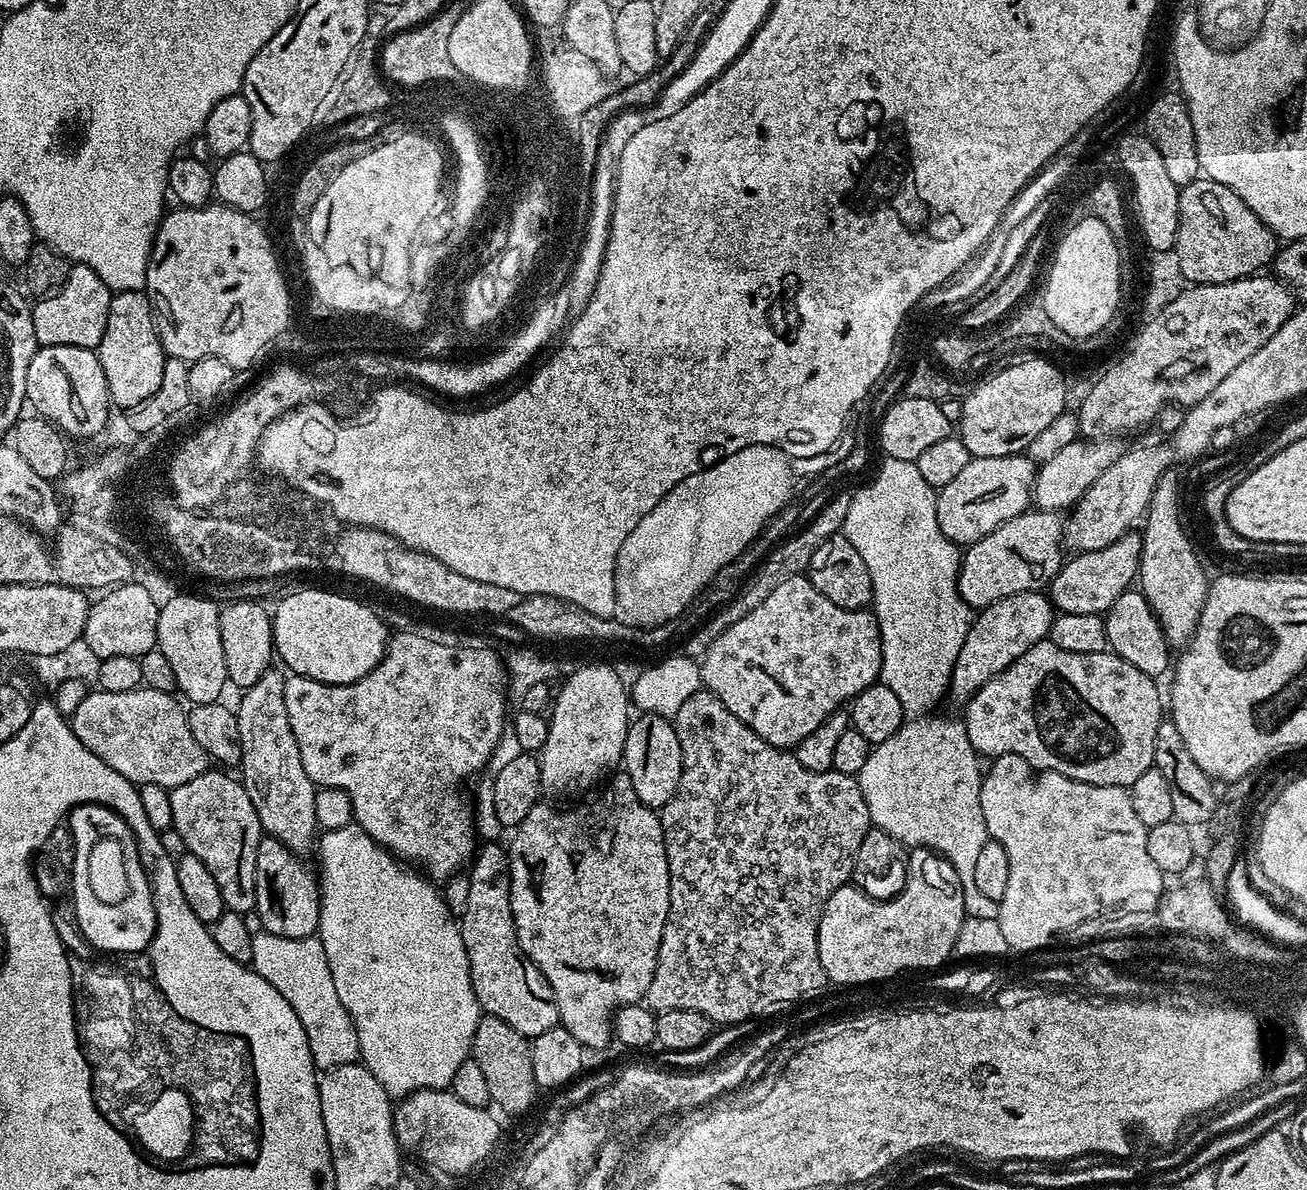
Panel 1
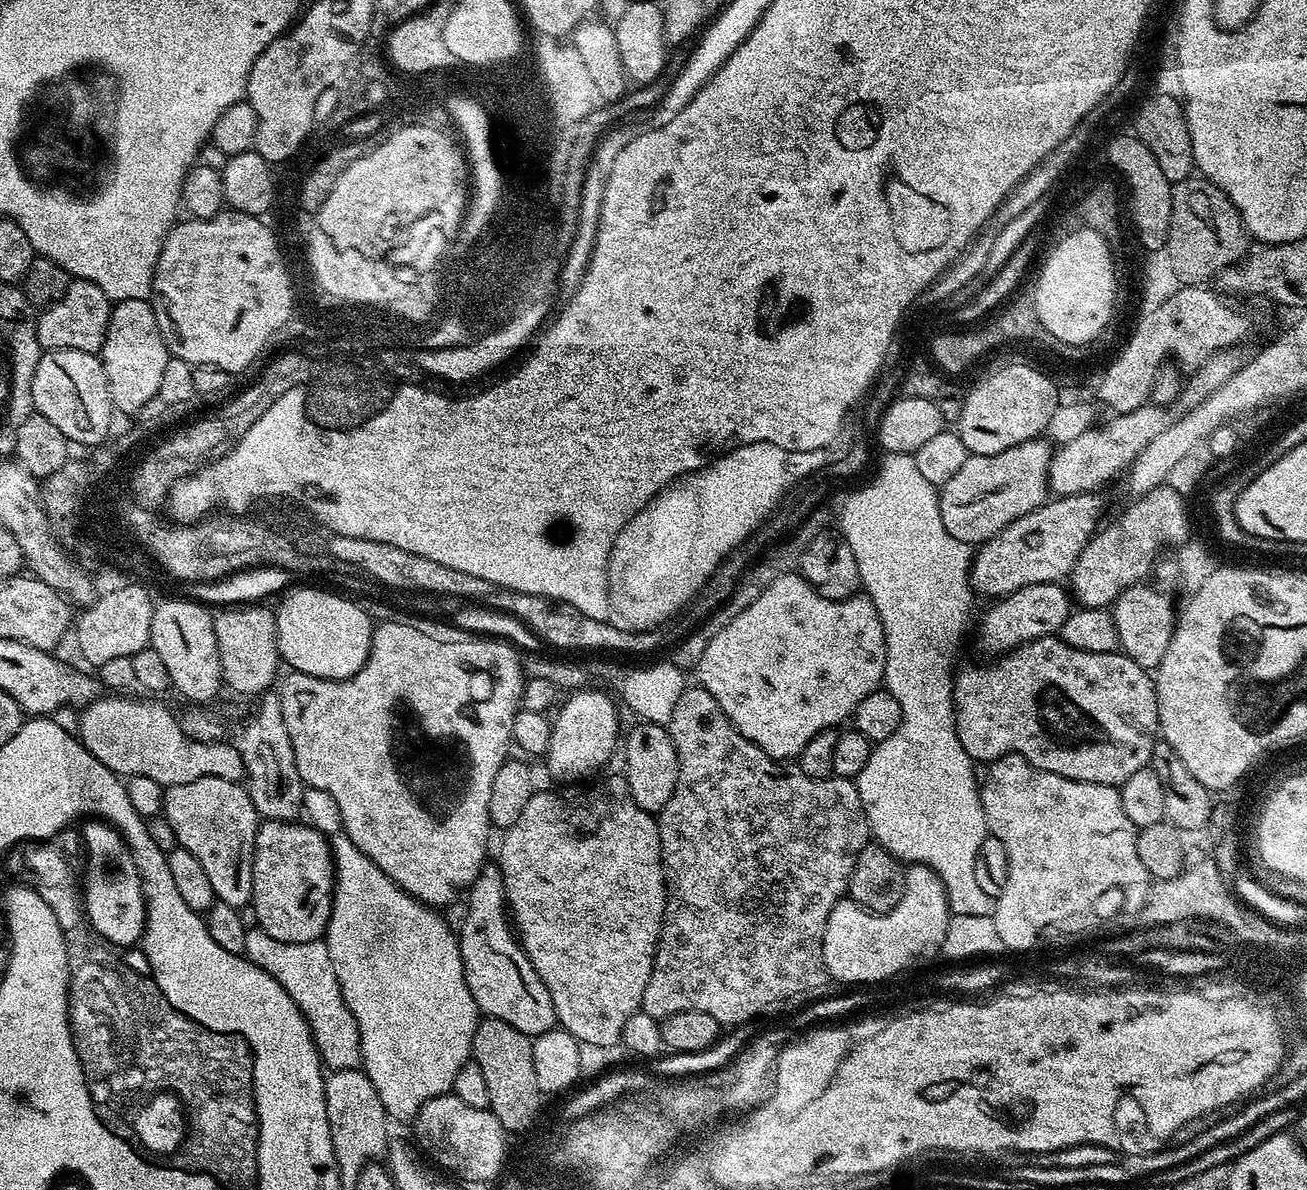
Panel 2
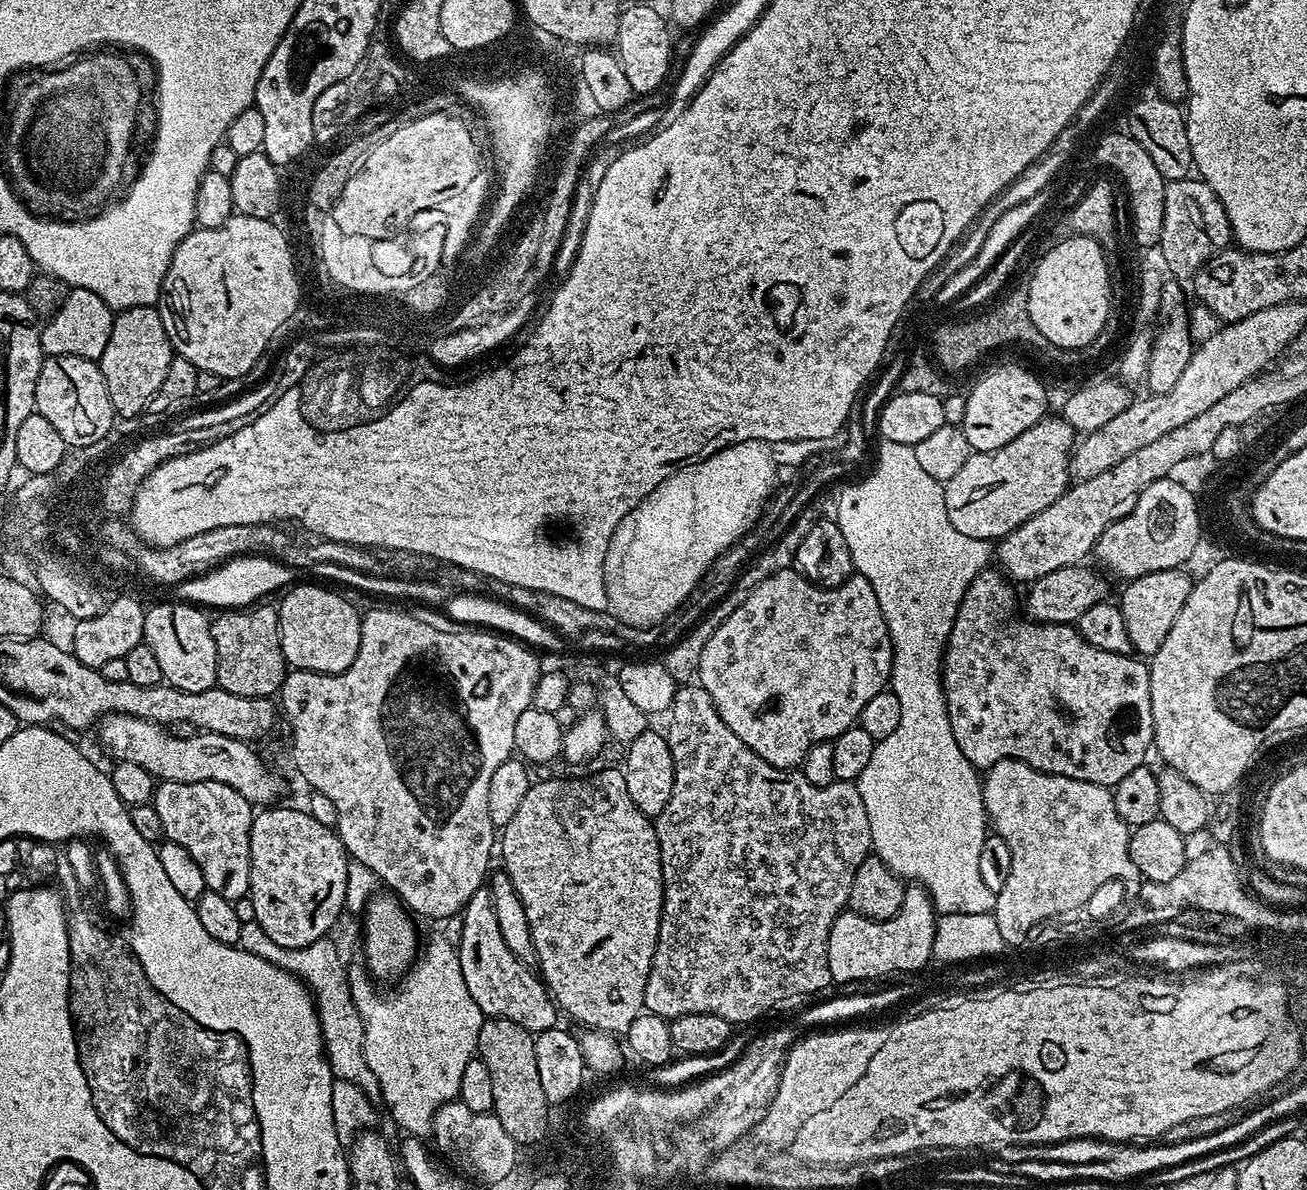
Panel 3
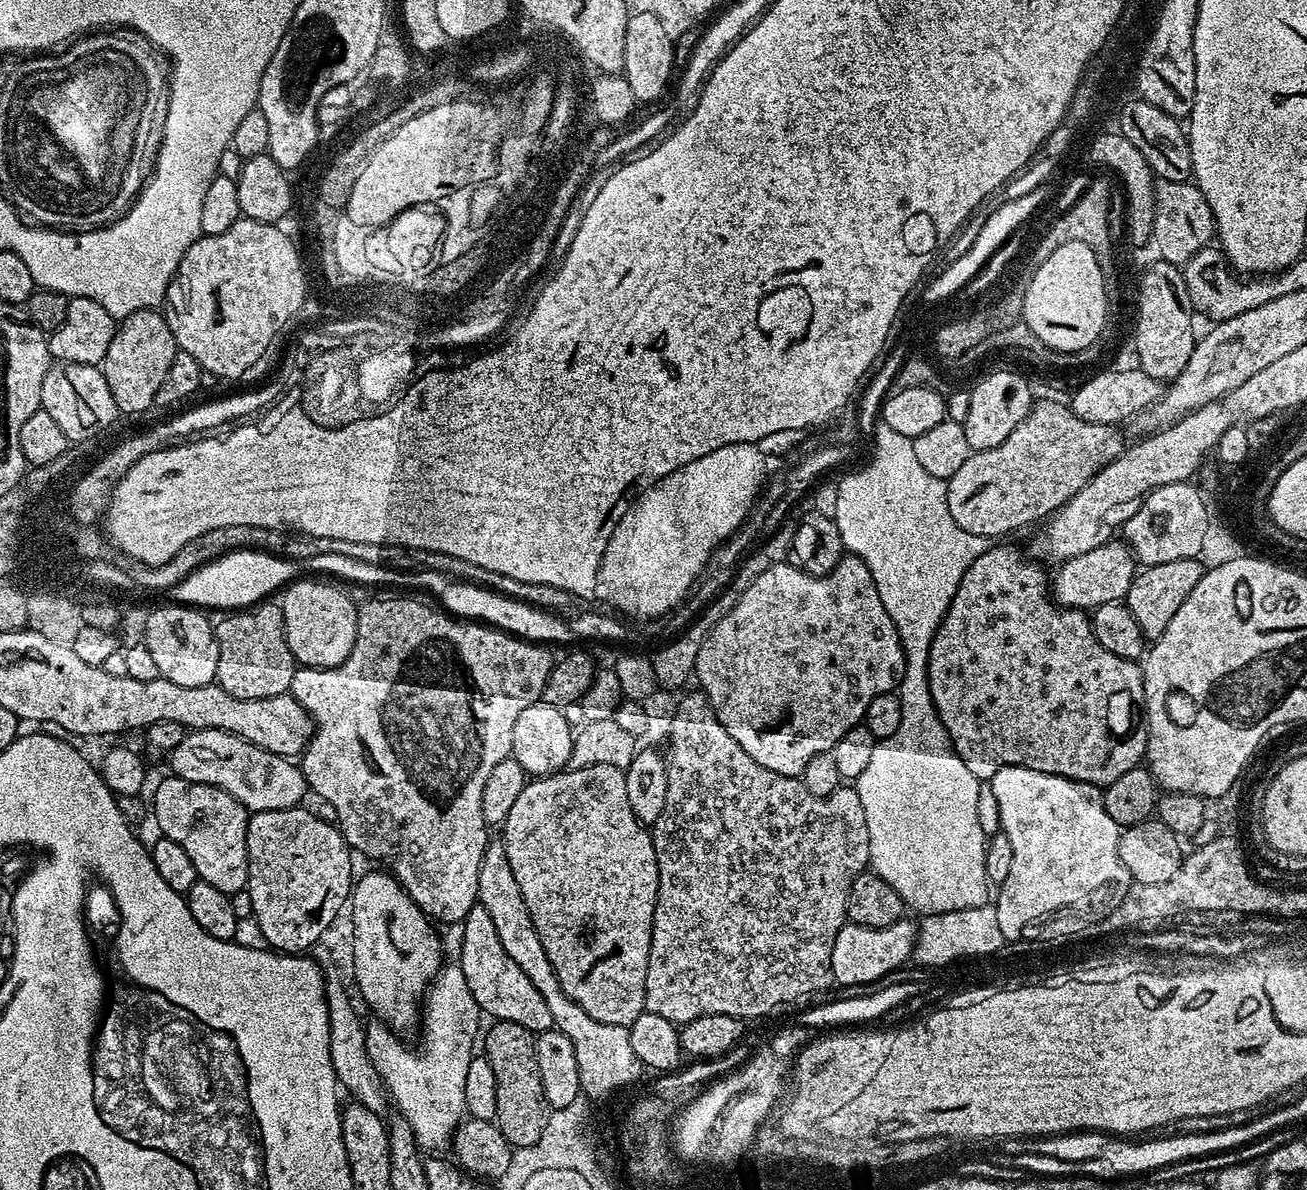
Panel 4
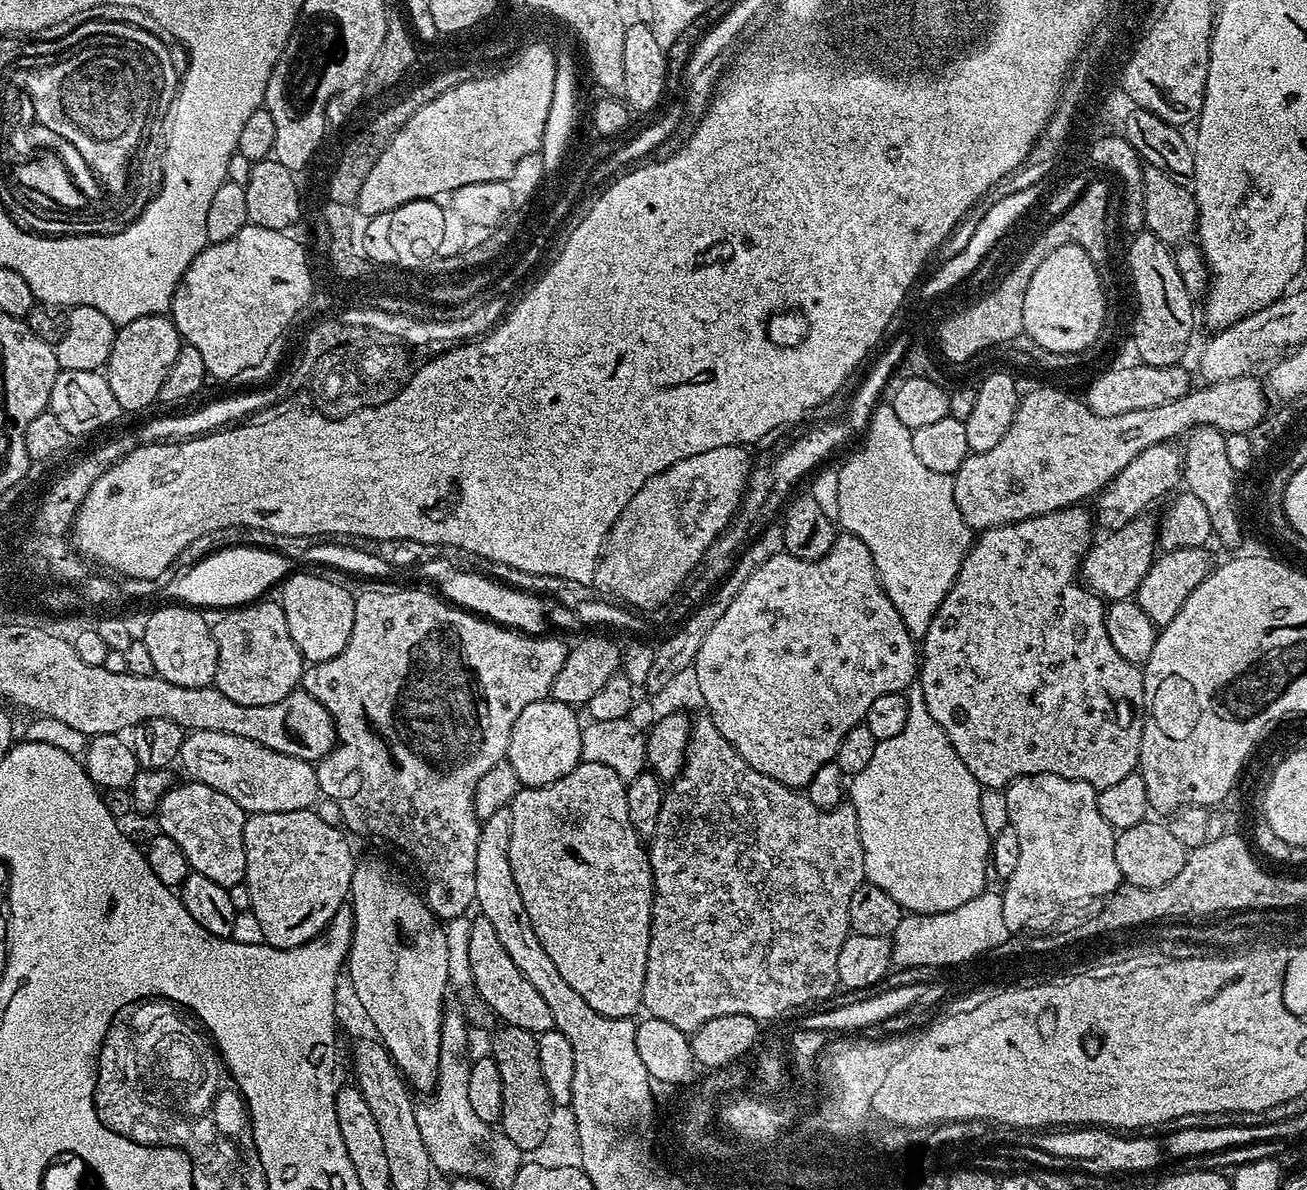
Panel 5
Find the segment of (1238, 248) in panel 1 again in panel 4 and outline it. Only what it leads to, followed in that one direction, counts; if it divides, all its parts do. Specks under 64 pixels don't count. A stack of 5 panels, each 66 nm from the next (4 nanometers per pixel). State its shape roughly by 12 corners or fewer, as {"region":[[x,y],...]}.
{"region":[[1156,180],[1151,243],[1183,266],[1216,223],[1202,190]]}

